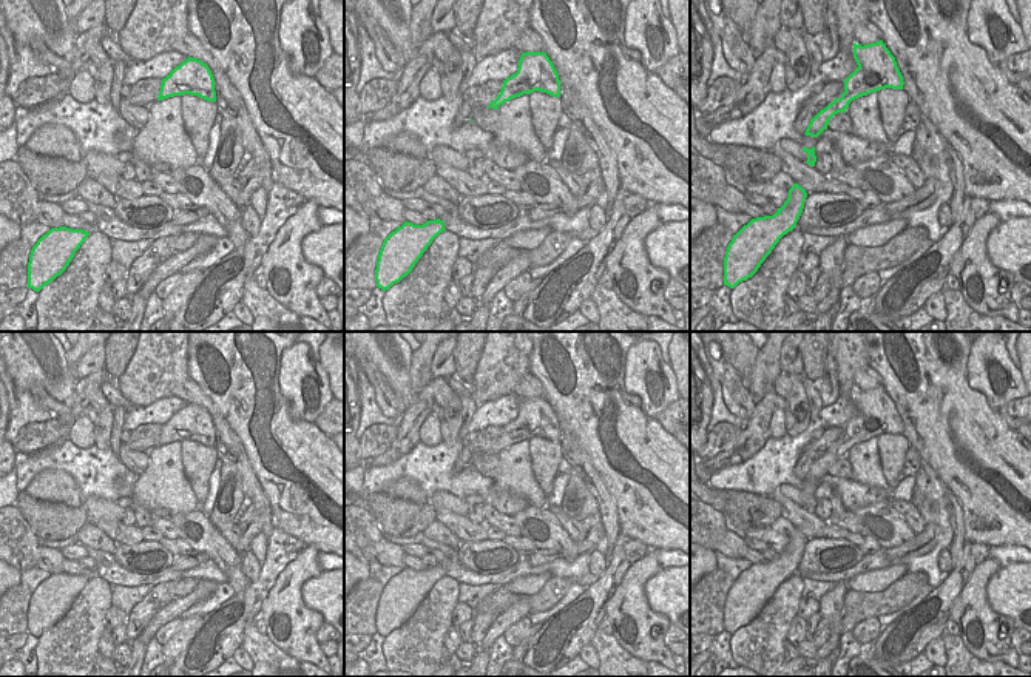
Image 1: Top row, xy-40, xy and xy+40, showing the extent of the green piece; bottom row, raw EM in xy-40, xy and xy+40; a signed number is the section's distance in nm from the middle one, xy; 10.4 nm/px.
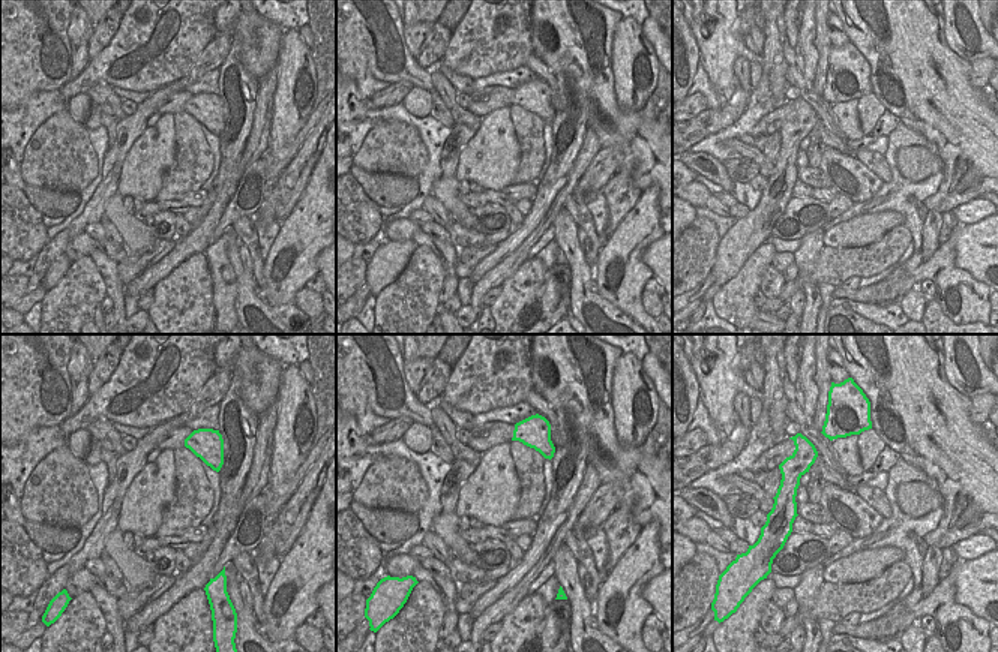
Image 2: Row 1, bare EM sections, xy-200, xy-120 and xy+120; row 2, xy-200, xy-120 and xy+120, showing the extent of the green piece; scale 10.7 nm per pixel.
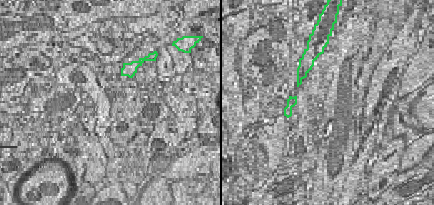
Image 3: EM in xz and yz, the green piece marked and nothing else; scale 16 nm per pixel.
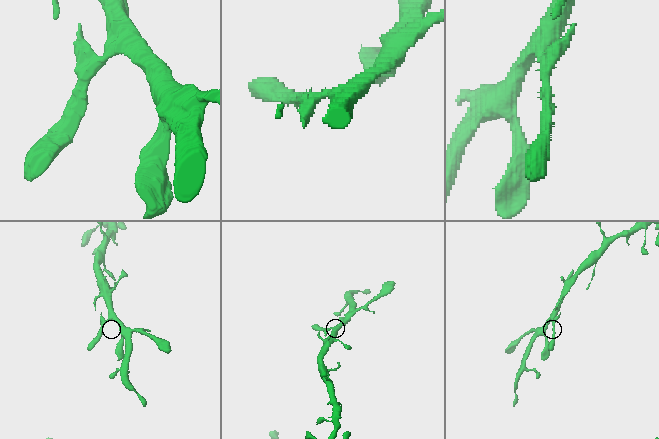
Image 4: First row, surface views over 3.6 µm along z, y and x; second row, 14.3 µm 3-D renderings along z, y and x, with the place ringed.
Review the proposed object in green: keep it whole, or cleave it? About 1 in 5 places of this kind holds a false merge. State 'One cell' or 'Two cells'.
Two cells.

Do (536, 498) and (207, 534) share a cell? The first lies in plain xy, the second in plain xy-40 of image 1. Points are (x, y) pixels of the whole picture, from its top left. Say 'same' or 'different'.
different

